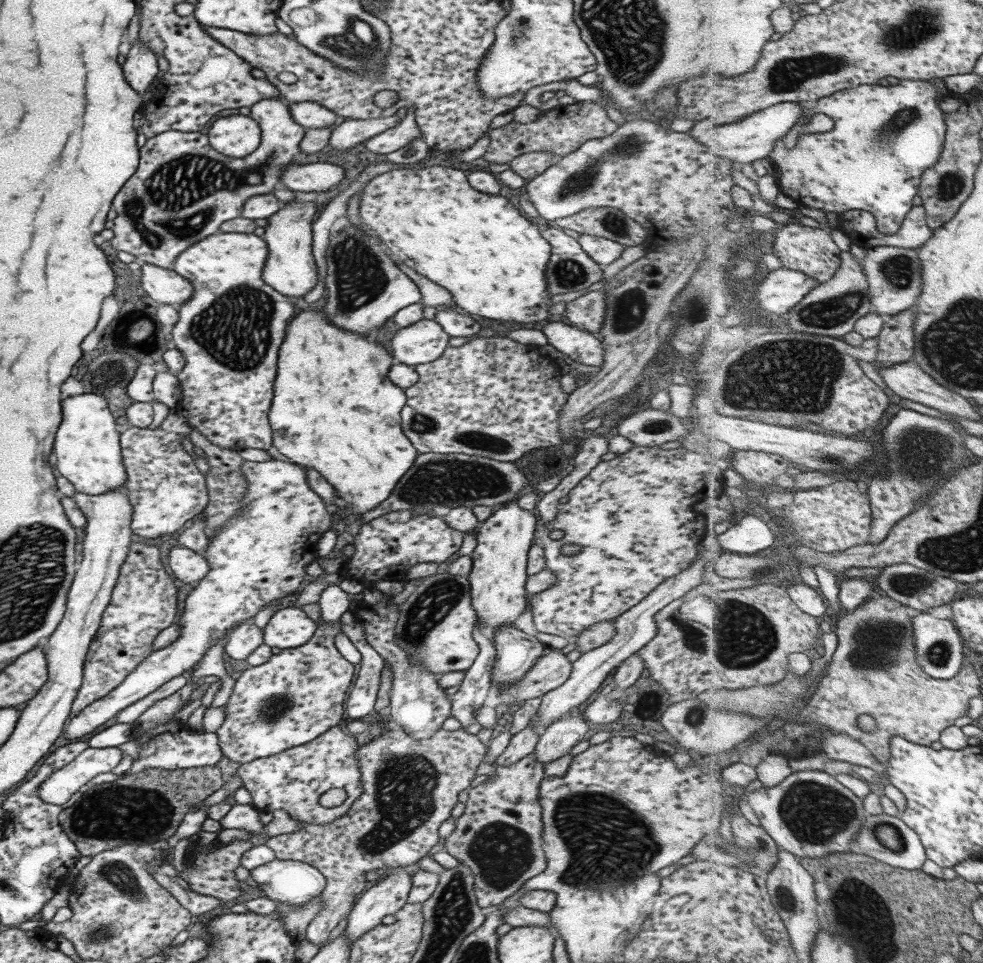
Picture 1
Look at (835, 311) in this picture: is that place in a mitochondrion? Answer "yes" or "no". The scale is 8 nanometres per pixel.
yes

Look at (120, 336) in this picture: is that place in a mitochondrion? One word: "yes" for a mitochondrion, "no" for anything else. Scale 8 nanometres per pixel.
no

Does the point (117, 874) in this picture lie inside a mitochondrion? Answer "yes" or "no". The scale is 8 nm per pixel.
yes

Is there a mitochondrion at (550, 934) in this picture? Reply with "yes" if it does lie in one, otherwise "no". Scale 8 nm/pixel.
no

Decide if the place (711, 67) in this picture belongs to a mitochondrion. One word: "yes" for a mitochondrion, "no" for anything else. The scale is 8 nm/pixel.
no

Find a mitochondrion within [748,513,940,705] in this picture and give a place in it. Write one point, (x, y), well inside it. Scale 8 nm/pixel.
(877, 643)

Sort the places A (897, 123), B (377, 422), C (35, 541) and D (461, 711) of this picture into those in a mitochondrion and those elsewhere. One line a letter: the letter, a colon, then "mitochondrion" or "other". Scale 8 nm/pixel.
A: mitochondrion
B: other
C: mitochondrion
D: other

